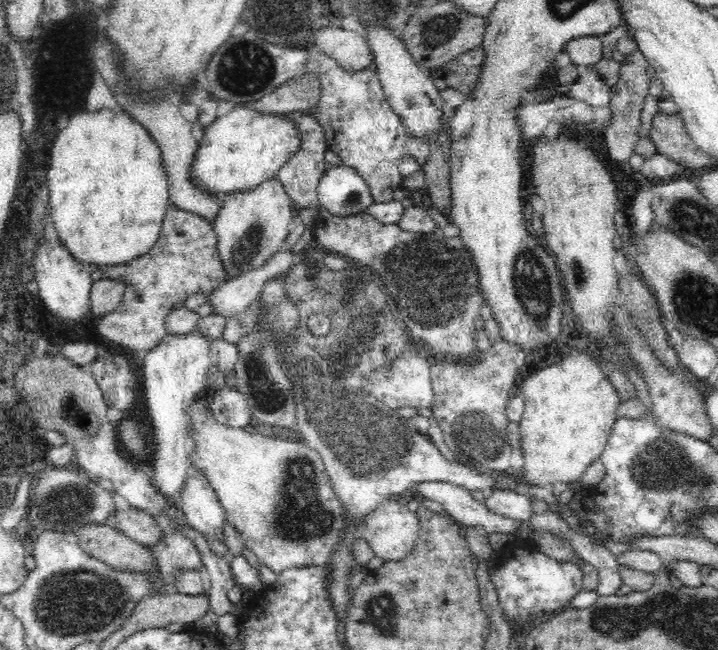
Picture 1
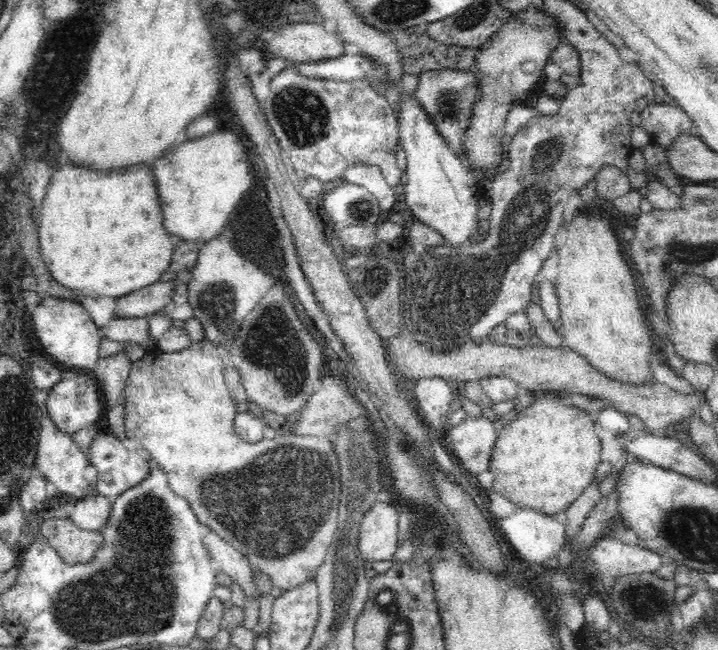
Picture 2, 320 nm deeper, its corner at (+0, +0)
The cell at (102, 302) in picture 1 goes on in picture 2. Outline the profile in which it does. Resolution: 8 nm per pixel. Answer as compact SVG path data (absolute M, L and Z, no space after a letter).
M172 281L167 282L154 282L150 286L144 286L140 290L132 290L131 294L122 296L116 299L115 314L118 318L140 318L140 316L150 316L161 312L167 305L173 302L173 284Z

